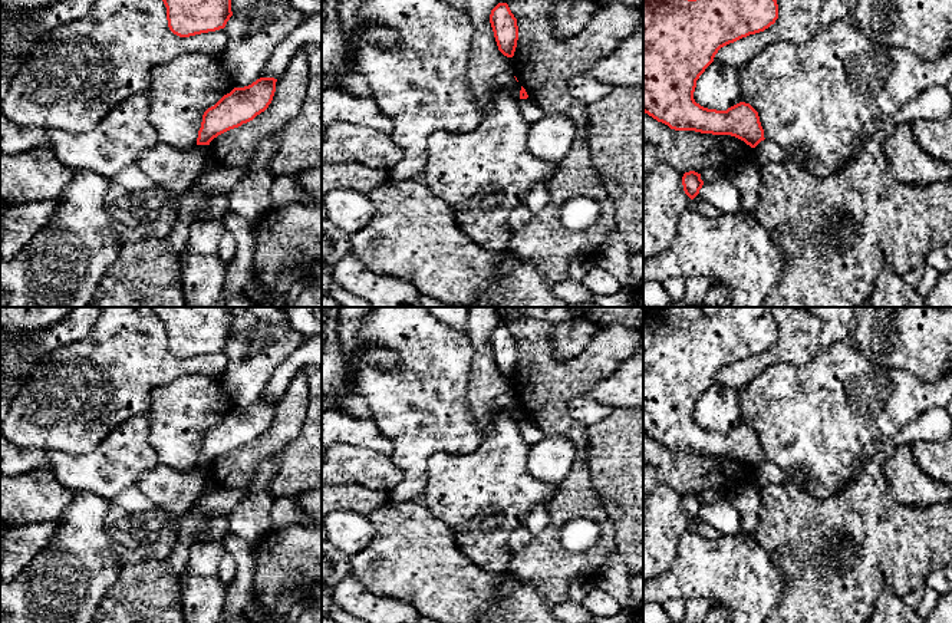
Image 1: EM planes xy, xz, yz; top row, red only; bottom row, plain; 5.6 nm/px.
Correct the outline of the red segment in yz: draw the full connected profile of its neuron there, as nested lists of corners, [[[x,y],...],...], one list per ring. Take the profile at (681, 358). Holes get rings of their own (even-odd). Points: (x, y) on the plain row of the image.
[[[665,307],[643,312],[643,434],[675,452],[731,456],[755,469],[765,459],[758,434],[750,425],[739,423],[727,432],[708,431],[695,423],[694,413],[696,402],[721,369],[764,353],[777,340],[778,326],[770,307],[719,307],[715,314],[695,320],[676,316]]]

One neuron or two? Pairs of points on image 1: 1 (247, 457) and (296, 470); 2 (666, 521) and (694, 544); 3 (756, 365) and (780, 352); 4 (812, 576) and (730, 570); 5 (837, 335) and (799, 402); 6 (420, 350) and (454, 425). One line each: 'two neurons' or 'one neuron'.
1: two neurons
2: two neurons
3: one neuron
4: two neurons
5: two neurons
6: one neuron

